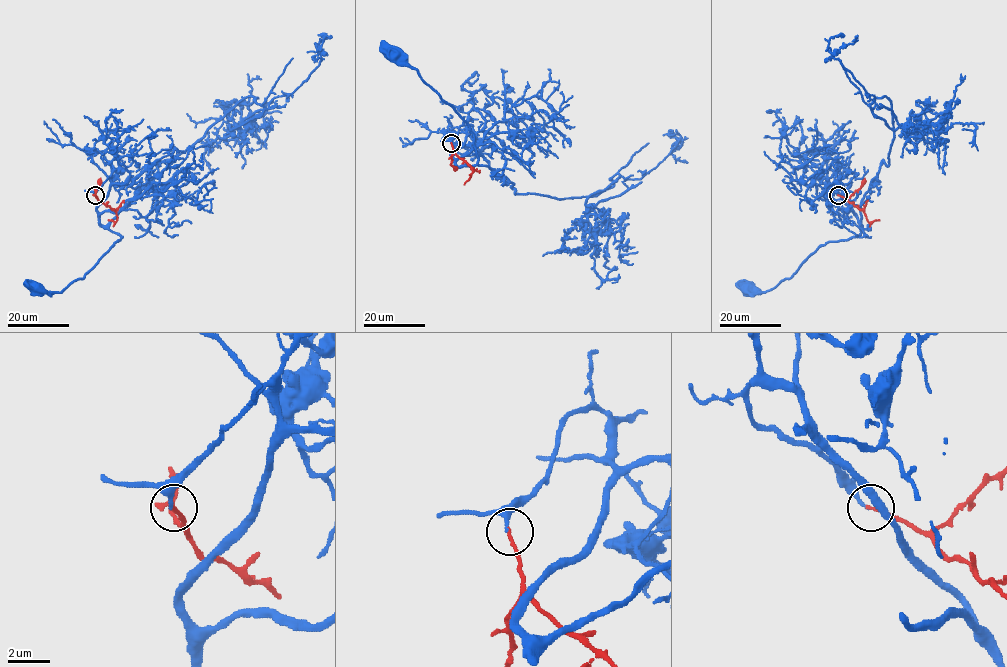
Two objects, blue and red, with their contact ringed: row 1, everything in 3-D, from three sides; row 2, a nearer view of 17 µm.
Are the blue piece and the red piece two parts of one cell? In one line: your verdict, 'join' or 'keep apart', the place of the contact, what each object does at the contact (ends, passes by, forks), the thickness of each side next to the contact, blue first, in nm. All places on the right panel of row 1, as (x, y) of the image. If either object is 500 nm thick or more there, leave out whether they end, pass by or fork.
join; at (838, 195); blue ends there; red ends there; 150 nm thick on the blue side, 160 nm on the other

